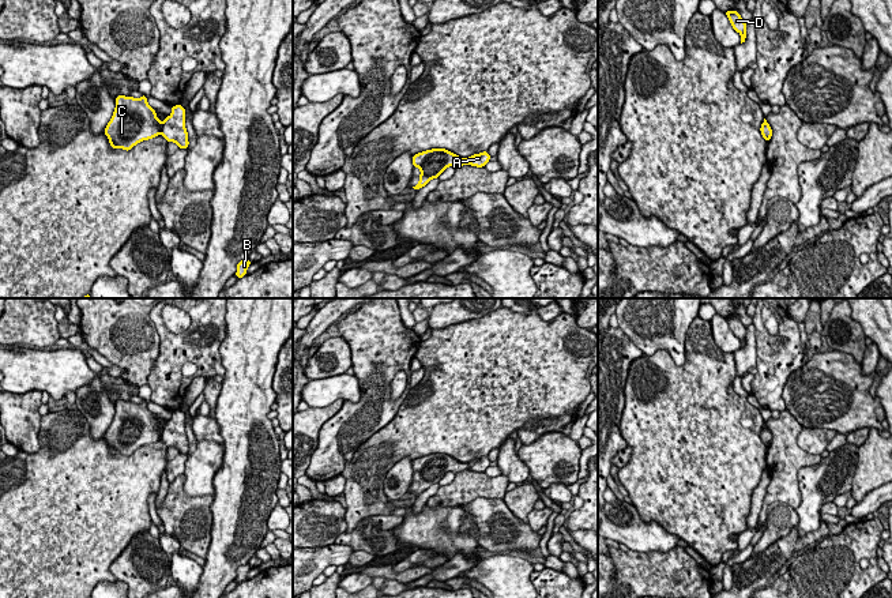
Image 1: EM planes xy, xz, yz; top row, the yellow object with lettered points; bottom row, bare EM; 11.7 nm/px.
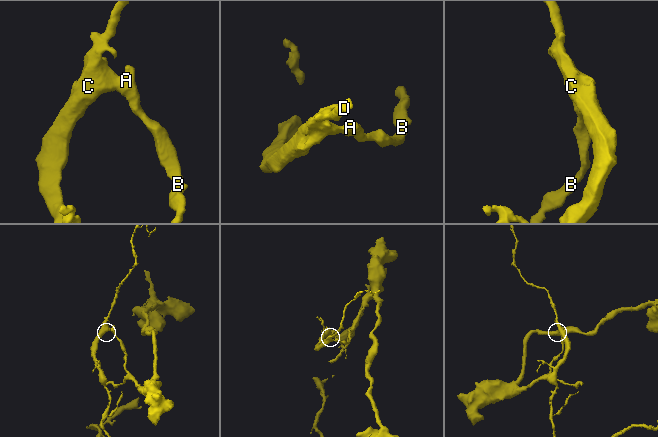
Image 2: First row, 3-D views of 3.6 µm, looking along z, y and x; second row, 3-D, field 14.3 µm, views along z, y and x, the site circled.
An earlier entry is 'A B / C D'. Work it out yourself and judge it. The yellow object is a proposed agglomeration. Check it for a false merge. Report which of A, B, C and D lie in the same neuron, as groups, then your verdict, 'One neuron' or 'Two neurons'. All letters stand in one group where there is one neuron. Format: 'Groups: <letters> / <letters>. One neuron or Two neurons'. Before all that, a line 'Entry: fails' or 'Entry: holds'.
Entry: holds
Groups: A B / C D. Two neurons

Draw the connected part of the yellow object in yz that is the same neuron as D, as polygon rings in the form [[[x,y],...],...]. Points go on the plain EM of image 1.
[[[726,316],[724,317],[733,331],[733,334],[741,339],[741,349],[746,343],[746,327],[741,323],[738,316]]]

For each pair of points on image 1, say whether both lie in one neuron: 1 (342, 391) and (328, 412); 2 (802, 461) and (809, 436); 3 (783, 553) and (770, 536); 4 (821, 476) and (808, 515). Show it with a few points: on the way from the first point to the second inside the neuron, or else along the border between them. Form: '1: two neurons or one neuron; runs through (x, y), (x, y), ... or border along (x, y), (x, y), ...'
1: two neurons; border along (343, 399), (335, 399), (326, 406), (309, 407)
2: two neurons; border along (801, 428), (797, 444), (808, 452), (820, 455)
3: two neurons; border along (794, 525), (787, 534), (749, 557)
4: one neuron; runs through (817, 485), (810, 506)

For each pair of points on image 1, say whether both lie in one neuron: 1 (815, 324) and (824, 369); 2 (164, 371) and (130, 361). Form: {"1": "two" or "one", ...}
{"1": "two", "2": "two"}

